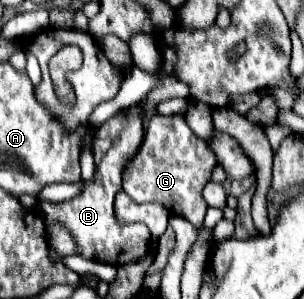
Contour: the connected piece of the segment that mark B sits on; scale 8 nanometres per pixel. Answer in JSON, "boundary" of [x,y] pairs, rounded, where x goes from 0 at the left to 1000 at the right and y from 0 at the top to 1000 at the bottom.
{"boundary":[[[434,355],[414,388],[382,381],[362,401],[349,401],[336,421],[309,435],[303,462],[303,502],[316,528],[316,569],[303,602],[270,602],[270,642],[217,676],[125,676],[118,702],[151,756],[171,742],[204,749],[230,769],[257,849],[270,863],[309,870],[309,876],[349,876],[349,883],[421,883],[421,870],[447,870],[447,856],[474,856],[487,843],[487,769],[467,769],[474,749],[395,749],[375,729],[368,676],[382,642],[401,622],[401,582],[421,542],[434,542],[434,515],[454,508],[454,482],[474,468],[474,428],[467,401],[447,381],[447,361]]]}

